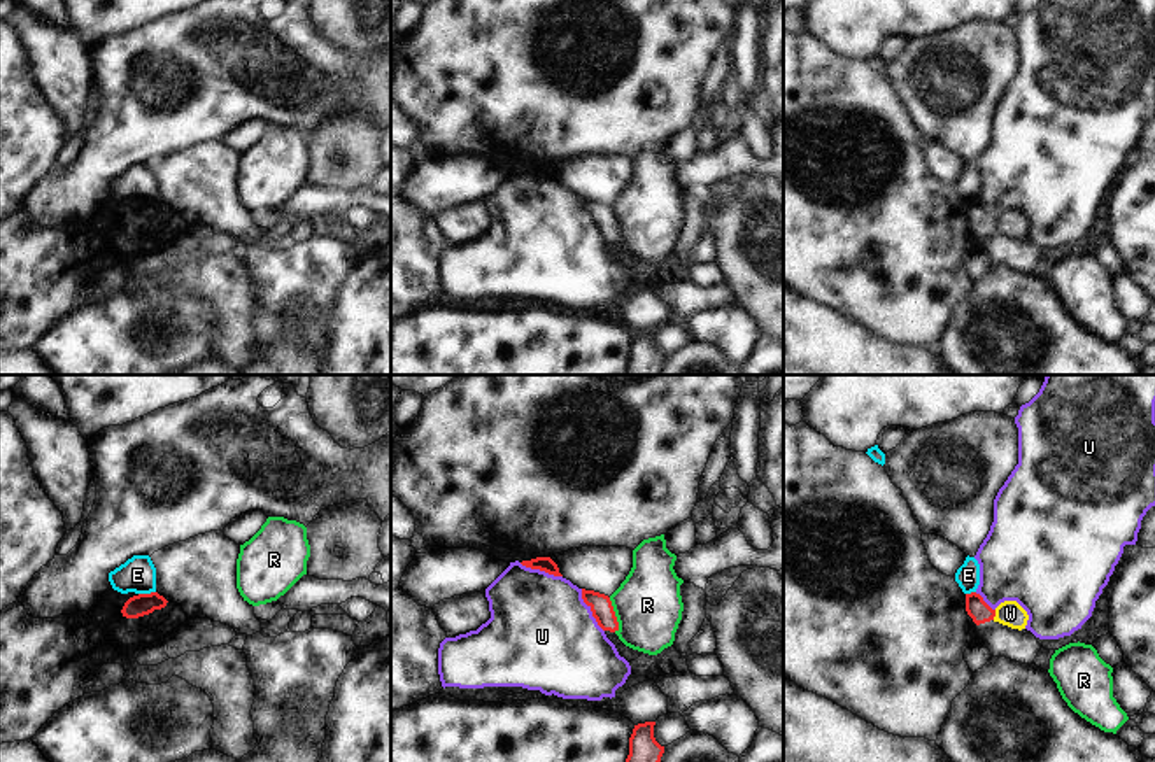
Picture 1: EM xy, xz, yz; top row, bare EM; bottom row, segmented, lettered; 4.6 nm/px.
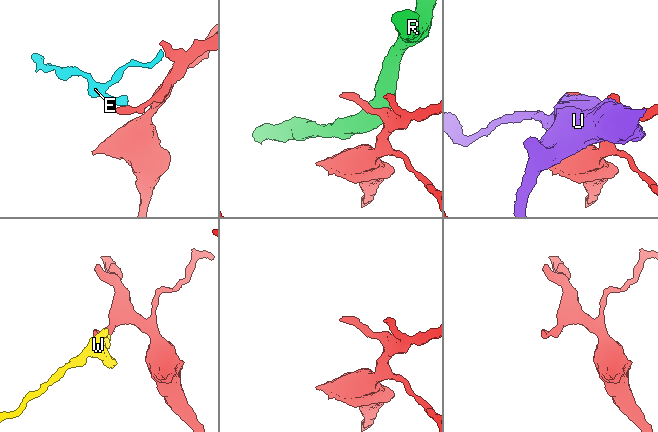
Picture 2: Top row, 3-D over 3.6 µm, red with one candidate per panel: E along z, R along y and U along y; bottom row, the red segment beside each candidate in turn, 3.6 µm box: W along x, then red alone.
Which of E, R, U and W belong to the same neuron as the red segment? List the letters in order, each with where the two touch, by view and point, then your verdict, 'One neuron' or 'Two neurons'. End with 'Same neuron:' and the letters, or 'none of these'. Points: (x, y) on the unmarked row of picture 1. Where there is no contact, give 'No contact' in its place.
E: Touches red at xy (146, 202). Two neurons
R: Touches red at xz (614, 223). Two neurons
U: Touches red at xz (591, 218). Two neurons
W: Touches red at yz (994, 223). Two neurons
Same neuron: none of these.

